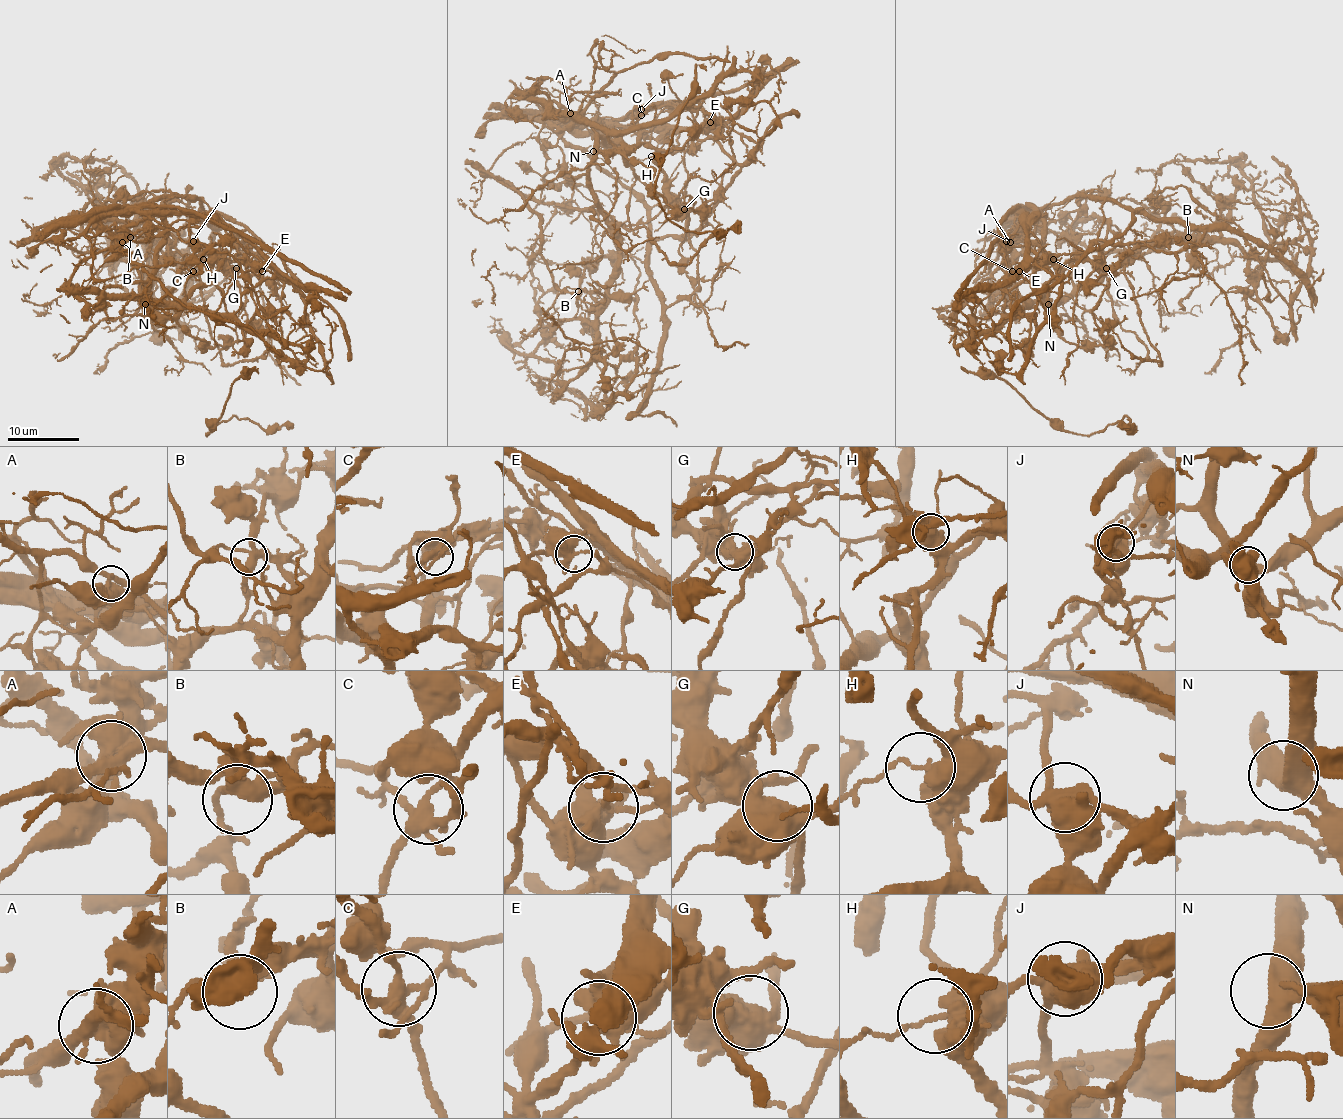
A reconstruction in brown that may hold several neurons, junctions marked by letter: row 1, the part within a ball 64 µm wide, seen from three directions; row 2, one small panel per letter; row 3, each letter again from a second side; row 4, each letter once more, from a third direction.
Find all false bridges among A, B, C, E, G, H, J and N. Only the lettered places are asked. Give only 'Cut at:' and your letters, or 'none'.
Cut at: A, C, E, G, H, J

